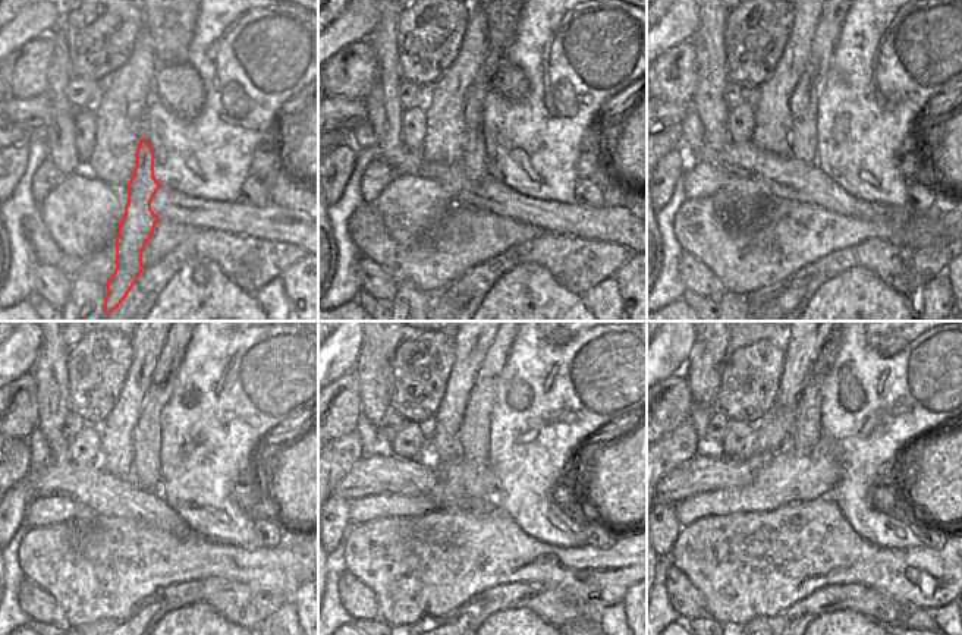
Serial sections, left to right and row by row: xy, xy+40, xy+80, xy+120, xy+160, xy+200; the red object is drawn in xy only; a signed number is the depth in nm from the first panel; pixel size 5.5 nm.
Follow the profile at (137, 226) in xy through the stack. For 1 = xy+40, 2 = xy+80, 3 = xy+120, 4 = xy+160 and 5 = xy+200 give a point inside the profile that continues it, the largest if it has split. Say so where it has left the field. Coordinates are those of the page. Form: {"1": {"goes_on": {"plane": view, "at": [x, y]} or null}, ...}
{"1": {"goes_on": {"plane": "xy+40", "at": [472, 162]}}, "2": {"goes_on": {"plane": "xy+80", "at": [804, 98]}}, "3": {"goes_on": {"plane": "xy+120", "at": [145, 474]}}, "4": {"goes_on": {"plane": "xy+160", "at": [475, 428]}}, "5": {"goes_on": {"plane": "xy+200", "at": [805, 430]}}}

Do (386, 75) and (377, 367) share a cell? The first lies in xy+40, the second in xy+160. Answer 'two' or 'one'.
one

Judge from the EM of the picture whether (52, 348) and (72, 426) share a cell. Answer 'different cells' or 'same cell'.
different cells

